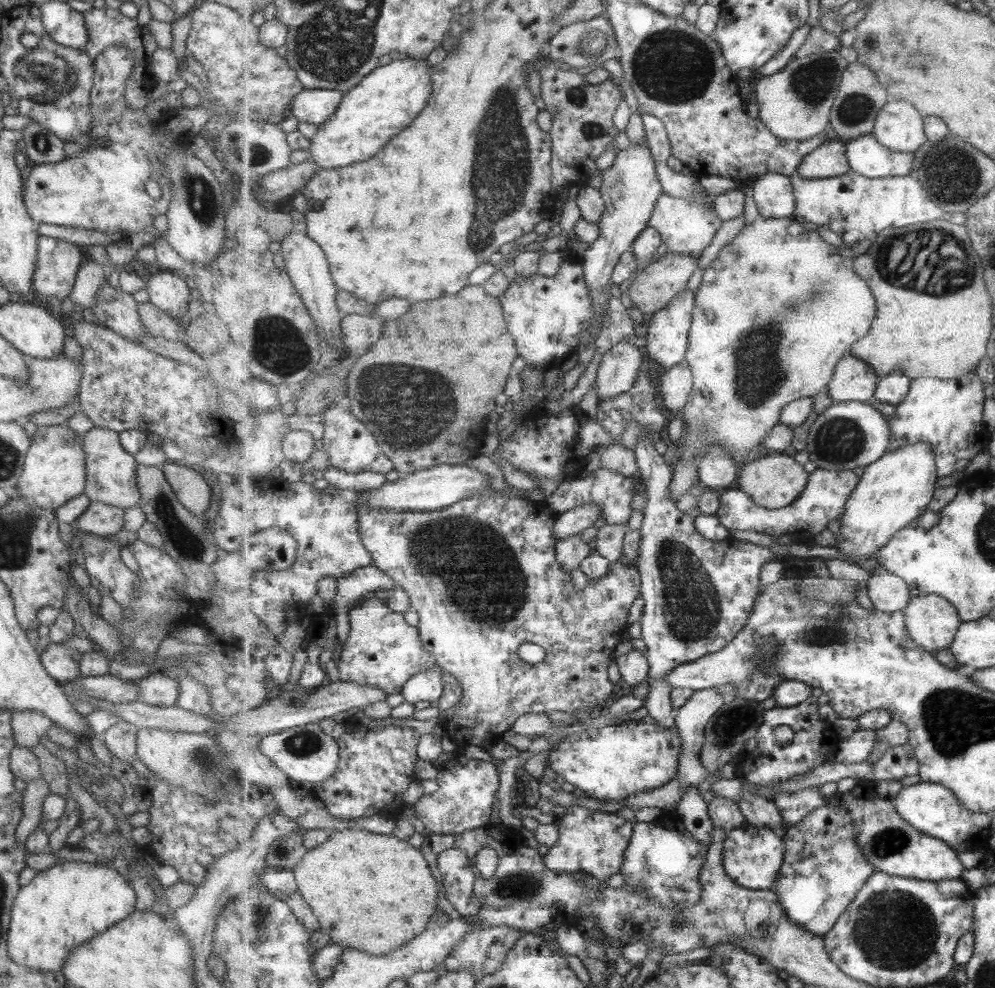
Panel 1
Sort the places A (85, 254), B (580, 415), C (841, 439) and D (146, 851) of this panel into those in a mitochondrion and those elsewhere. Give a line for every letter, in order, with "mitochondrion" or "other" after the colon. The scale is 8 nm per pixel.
A: other
B: other
C: mitochondrion
D: other

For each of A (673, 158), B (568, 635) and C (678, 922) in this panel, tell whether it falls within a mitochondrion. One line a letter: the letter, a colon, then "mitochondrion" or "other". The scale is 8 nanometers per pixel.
A: other
B: other
C: mitochondrion

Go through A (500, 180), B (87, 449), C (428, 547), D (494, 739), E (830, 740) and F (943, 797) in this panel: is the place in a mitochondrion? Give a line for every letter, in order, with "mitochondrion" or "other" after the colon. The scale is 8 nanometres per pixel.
A: mitochondrion
B: other
C: mitochondrion
D: other
E: other
F: other

